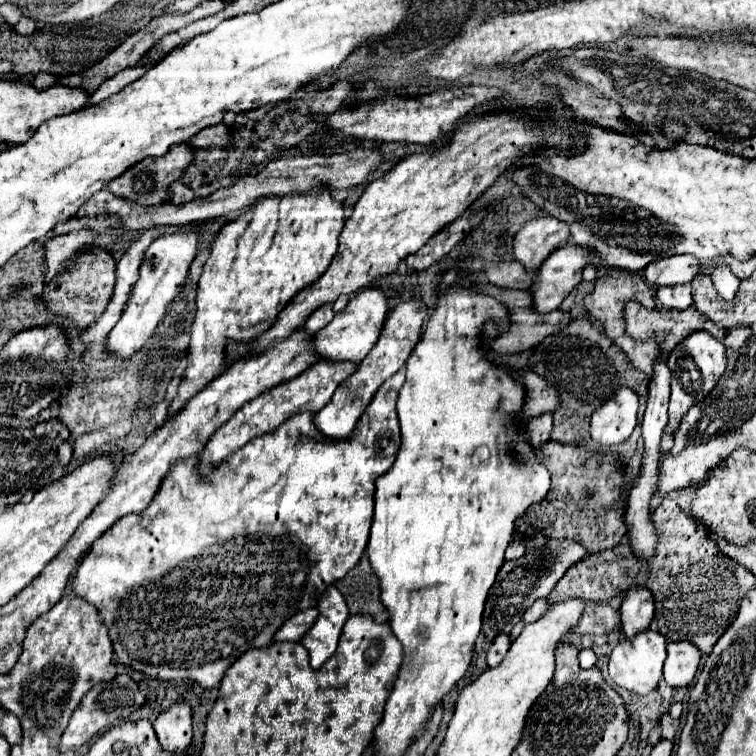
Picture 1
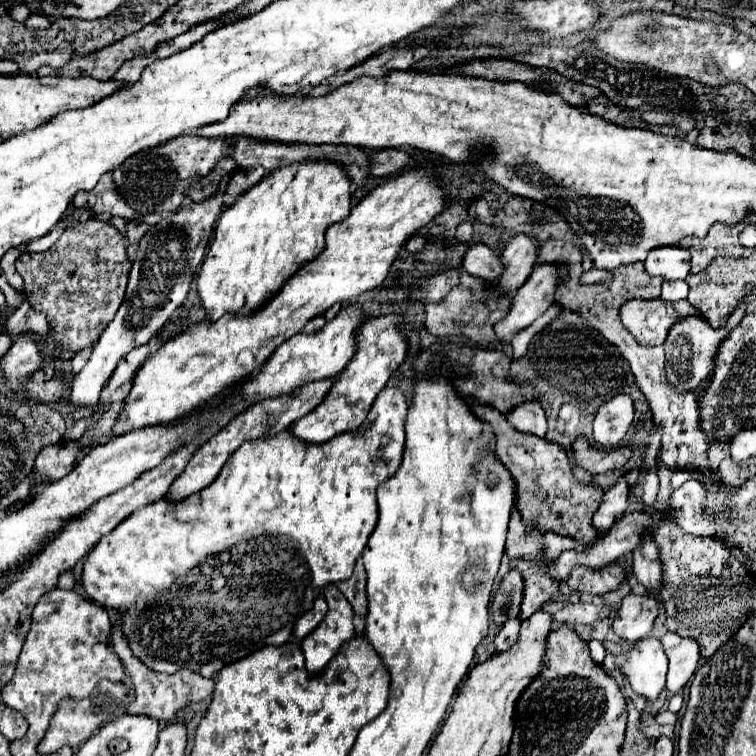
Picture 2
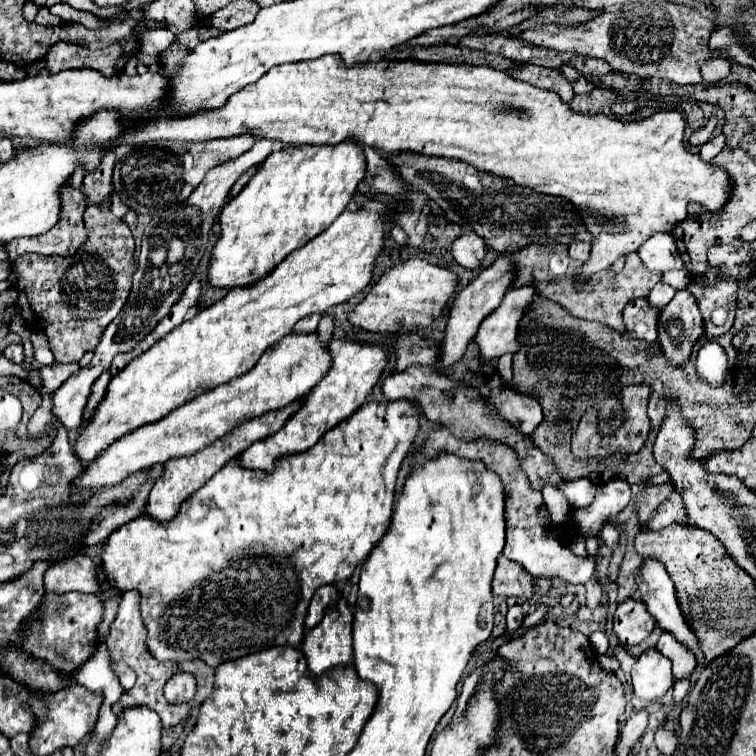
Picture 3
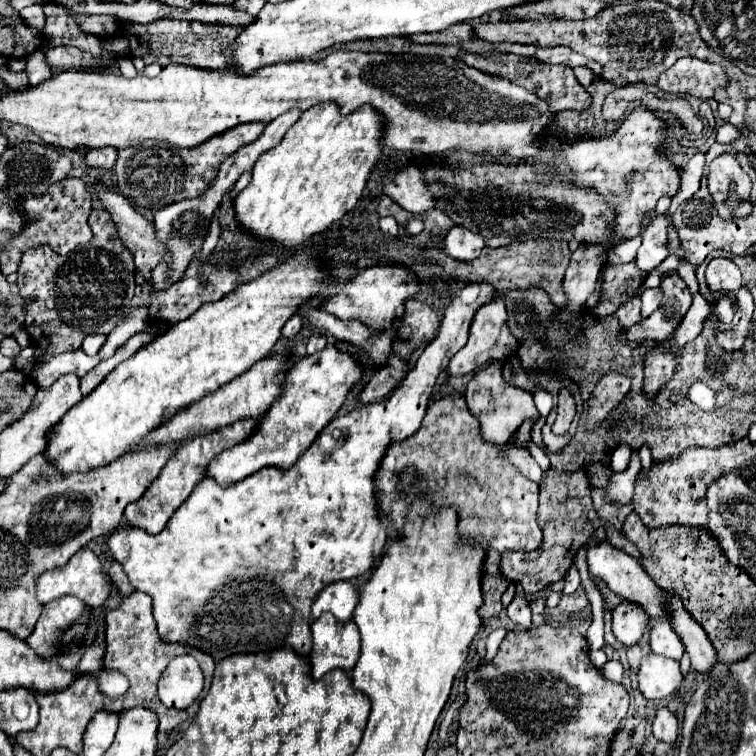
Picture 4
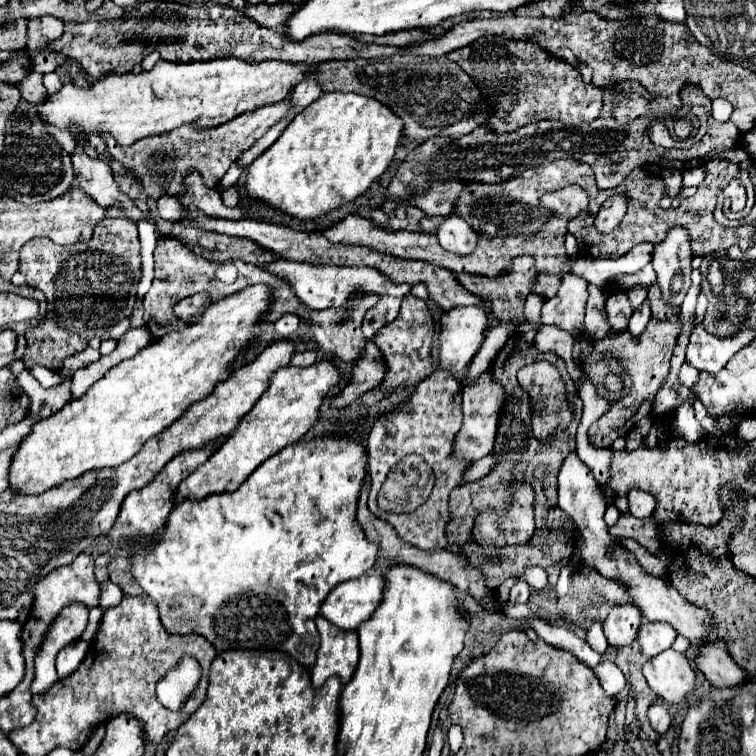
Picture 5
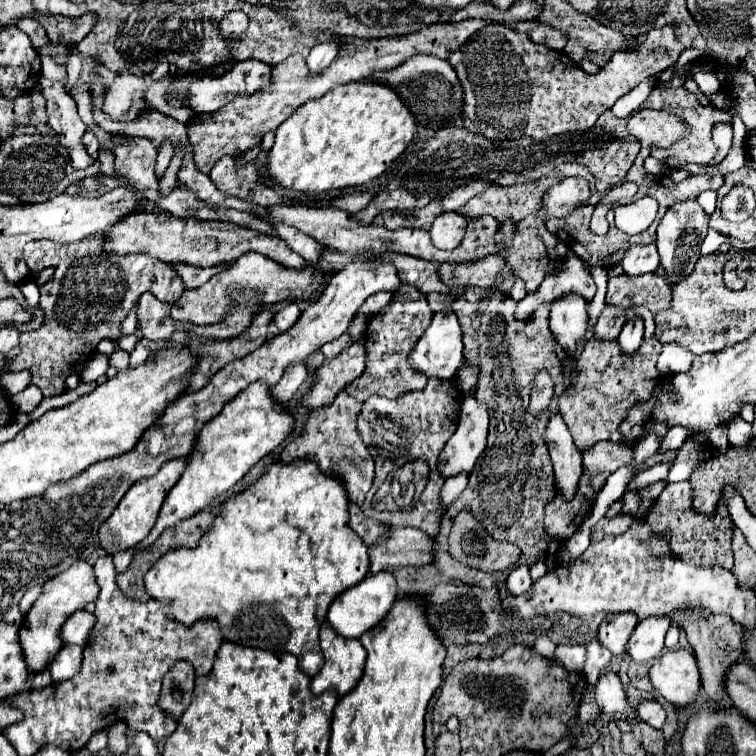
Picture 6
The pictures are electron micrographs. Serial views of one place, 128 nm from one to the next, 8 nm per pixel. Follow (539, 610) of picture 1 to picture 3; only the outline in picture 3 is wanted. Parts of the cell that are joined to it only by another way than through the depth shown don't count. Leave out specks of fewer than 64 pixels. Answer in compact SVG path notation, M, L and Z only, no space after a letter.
M506 556L498 558L496 566L496 576L492 582L494 594L504 594L504 596L516 596L516 598L532 598L536 596L536 580L528 576L528 572L522 570L520 564L508 560Z

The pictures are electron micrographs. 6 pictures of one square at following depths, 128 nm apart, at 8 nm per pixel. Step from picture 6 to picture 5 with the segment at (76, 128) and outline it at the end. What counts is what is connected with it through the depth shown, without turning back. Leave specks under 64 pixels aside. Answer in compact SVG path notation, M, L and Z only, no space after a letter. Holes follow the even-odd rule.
M52 72L52 74L44 74L42 82L44 82L44 86L46 86L48 94L54 94L54 92L58 92L58 90L62 88L62 82L60 82L60 76L58 76L56 72ZM78 140L76 152L72 154L72 164L76 178L80 182L80 188L100 206L110 208L116 206L124 212L124 216L132 222L148 220L150 212L142 212L136 208L136 204L118 188L118 184L112 178L112 170L102 160L92 160L82 150L82 140Z

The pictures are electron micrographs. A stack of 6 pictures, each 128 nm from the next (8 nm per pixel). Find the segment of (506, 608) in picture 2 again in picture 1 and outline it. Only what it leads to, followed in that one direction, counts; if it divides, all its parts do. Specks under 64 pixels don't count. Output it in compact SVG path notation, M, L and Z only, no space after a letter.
M550 538L546 542L544 548L540 550L528 550L522 558L504 562L494 586L488 592L488 600L484 606L484 618L482 618L482 634L486 636L488 642L492 642L498 634L510 634L510 630L514 628L514 624L520 622L522 614L538 600L538 598L546 598L552 588L556 586L556 582L564 576L564 572L580 562L588 552L584 550L584 546L580 546L580 542L576 540L556 540Z

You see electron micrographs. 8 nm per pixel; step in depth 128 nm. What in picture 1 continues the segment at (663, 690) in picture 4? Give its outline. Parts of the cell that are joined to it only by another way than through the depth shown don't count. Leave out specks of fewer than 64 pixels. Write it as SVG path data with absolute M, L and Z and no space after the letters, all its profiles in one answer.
M648 628L644 632L638 632L632 640L624 638L614 646L614 650L610 654L608 672L610 672L610 678L618 686L622 686L638 696L644 696L658 688L658 682L662 680L664 660L666 660L666 638L660 636L660 632Z

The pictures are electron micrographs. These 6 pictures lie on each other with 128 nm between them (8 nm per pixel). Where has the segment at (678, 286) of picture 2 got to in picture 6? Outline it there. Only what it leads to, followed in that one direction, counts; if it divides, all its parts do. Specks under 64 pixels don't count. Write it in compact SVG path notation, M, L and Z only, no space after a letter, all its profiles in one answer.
M636 316L636 318L630 318L624 324L624 328L618 336L618 342L620 342L620 348L624 352L636 352L642 338L644 338L644 322L642 322L640 316Z

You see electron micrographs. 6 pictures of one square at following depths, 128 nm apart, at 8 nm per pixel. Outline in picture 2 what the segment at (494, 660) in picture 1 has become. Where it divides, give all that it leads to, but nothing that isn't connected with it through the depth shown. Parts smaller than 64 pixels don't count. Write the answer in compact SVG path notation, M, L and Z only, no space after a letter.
M512 618L512 620L508 620L508 622L502 626L502 630L498 632L498 636L496 636L496 640L494 640L494 644L496 644L496 654L500 654L500 652L504 652L504 650L508 650L508 648L514 646L514 642L516 642L516 638L518 638L518 630L520 630L520 620L518 620L518 618Z

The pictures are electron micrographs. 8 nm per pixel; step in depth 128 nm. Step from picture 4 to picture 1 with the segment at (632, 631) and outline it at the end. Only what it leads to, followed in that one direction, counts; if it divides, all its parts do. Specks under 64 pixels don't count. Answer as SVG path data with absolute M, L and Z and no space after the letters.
M644 586L630 588L622 600L620 616L622 616L622 632L628 638L650 628L650 622L654 620L652 592L648 592L648 588Z

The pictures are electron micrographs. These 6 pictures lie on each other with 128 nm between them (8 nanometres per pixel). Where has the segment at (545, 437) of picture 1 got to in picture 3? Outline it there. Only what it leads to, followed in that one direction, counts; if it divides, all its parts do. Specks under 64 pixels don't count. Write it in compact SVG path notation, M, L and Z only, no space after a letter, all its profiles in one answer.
M514 390L496 392L488 400L488 404L492 404L502 418L506 418L516 430L520 430L524 434L532 434L536 430L536 426L540 426L540 422L542 422L540 402L530 396L518 394Z

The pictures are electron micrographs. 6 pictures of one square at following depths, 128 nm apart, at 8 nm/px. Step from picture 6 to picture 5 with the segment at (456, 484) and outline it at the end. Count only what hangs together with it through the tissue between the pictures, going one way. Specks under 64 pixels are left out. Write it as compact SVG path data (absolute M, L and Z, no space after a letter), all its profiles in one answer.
M487 455L472 463L465 474L466 482L472 482L487 476L498 463L496 456Z

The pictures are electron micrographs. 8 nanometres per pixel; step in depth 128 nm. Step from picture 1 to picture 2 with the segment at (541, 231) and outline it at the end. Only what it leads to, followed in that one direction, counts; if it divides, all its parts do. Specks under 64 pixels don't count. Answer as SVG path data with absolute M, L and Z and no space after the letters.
M524 234L512 236L506 248L502 250L504 274L498 282L488 282L488 284L496 288L496 292L500 288L500 292L504 294L510 294L510 292L514 294L532 274L538 248L540 248L540 242L530 236L524 236Z

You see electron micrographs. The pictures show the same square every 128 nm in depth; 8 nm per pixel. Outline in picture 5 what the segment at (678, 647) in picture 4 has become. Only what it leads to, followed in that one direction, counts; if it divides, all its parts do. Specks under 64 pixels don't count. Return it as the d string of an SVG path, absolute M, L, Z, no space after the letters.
M644 622L638 632L638 642L640 642L642 654L652 658L652 656L668 650L674 644L676 636L678 636L678 632L670 624Z

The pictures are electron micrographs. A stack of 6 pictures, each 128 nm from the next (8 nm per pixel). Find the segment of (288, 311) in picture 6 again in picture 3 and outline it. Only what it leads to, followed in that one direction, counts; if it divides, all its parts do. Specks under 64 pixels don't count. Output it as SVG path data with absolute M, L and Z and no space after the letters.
M312 314L312 316L302 318L302 320L294 326L294 332L298 332L298 334L304 334L304 332L316 332L320 318L322 318L322 314Z

